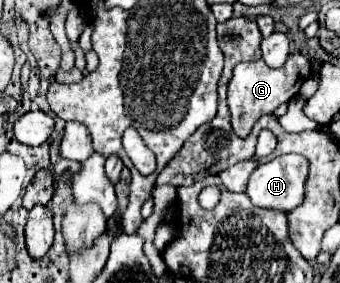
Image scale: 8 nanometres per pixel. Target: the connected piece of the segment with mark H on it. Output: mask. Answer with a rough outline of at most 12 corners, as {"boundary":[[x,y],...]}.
{"boundary":[[281,155],[259,165],[247,195],[257,207],[303,203],[309,161]]}

